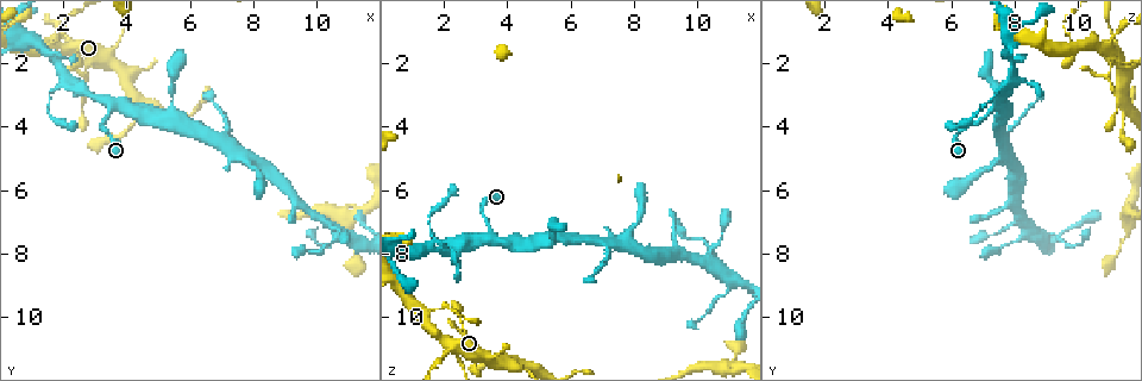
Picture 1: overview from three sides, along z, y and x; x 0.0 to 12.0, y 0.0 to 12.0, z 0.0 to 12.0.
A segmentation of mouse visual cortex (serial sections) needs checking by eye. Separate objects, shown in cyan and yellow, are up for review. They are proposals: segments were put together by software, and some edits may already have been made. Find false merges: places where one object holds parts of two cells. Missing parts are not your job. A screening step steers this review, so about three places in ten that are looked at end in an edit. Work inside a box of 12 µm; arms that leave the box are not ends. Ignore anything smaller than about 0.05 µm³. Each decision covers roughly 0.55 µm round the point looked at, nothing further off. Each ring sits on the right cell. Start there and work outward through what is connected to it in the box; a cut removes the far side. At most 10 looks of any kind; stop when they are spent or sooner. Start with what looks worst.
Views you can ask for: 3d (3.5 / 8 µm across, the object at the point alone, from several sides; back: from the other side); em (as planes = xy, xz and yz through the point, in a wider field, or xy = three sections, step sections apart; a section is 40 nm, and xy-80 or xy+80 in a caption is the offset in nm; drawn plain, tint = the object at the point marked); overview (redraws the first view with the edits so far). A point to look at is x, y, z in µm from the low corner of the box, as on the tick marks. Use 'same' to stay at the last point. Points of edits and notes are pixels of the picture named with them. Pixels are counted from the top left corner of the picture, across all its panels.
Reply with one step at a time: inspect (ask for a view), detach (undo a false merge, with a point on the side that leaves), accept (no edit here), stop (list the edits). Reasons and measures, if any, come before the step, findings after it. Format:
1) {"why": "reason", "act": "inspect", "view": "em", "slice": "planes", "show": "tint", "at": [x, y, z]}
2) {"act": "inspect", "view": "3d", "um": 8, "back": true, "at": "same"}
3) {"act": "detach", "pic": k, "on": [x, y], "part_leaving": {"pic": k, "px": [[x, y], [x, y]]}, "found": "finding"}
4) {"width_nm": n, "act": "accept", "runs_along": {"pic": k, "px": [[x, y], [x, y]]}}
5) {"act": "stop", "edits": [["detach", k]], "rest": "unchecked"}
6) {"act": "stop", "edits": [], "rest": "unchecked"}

{"why": "a fork", "act": "inspect", "view": "3d", "um": 3.5, "at": [2.5, 2.7, 7.8]}

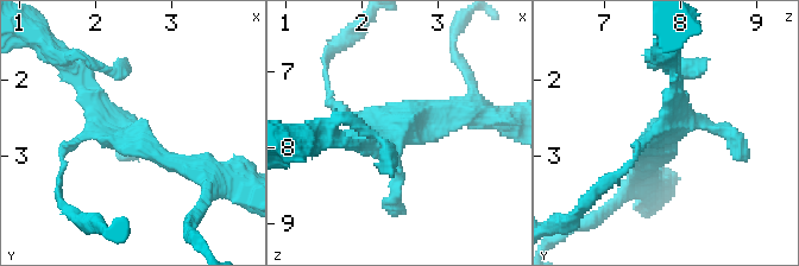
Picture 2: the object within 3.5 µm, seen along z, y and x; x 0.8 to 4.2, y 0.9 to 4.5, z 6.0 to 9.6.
{"why": "shape alone is not enough", "act": "inspect", "view": "em", "slice": "planes", "show": "tint", "at": [2.45, 2.75, 7.80]}

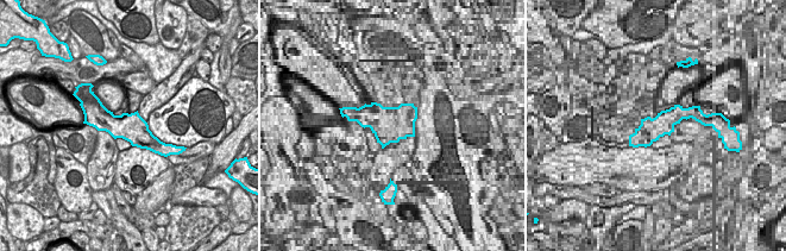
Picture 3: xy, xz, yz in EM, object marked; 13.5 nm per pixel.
{"act": "inspect", "view": "em", "slice": "xy", "step": 5, "show": "tint", "at": "same"}

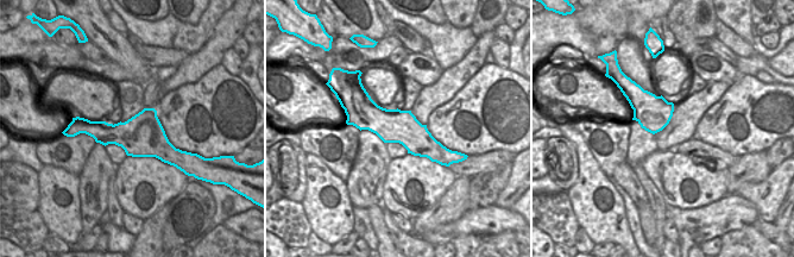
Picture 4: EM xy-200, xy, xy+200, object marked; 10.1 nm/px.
{"act": "accept", "runs_along": {"pic": 4, "px": [[351, 112], [402, 126], [445, 152]]}, "found": "continuous, no second cell"}

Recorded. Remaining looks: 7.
{"why": "three-way junction", "act": "inspect", "view": "3d", "um": 3.5, "at": [1.3, 1.4, 9.9]}

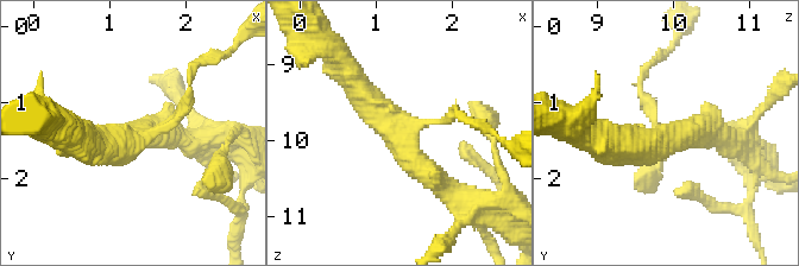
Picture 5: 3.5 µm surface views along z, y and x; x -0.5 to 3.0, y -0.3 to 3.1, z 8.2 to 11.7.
{"arms": 3, "arm_widths_nm": [150, 300, 400], "why": "need the tissue", "act": "inspect", "view": "em", "slice": "xy", "step": 3, "show": "tint", "at": [1.35, 1.40, 9.90]}

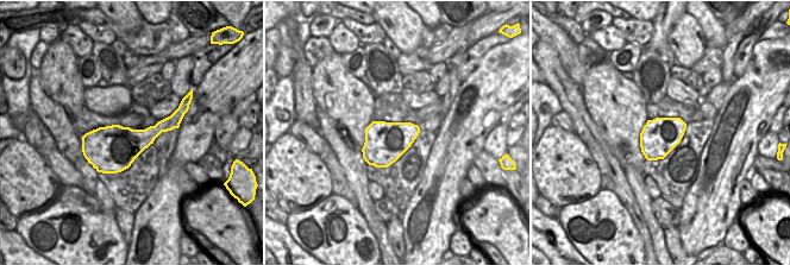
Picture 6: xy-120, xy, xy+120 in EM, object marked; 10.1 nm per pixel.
{"act": "accept", "runs_along": {"pic": 5, "px": [[455, 196], [350, 77]]}, "found": "continuous, no second cell"}

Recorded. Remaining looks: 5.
{"act": "inspect", "view": "3d", "um": 3.5, "at": [3.9, 1.0, 11.0]}

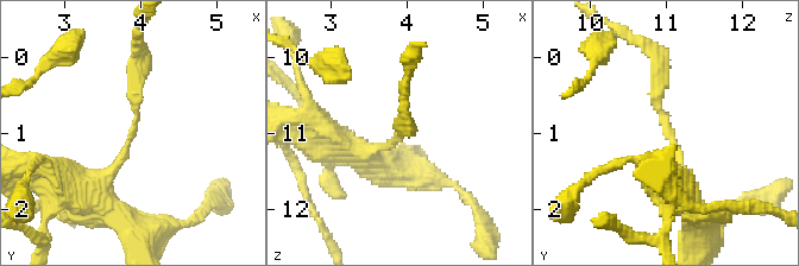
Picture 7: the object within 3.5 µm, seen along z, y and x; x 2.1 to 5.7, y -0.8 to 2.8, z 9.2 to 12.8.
{"arm_widths_nm": [200, 300], "why": "now the EM", "act": "inspect", "view": "em", "slice": "planes", "show": "tint", "at": [3.85, 1.05, 11.05]}

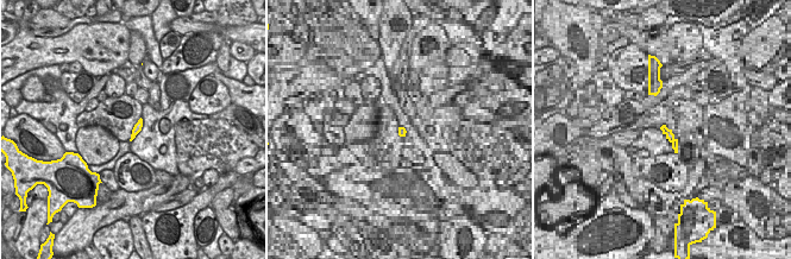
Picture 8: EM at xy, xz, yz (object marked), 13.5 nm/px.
{"why": "cut it another way", "act": "inspect", "view": "em", "slice": "xy", "step": 5, "show": "tint", "at": "same"}

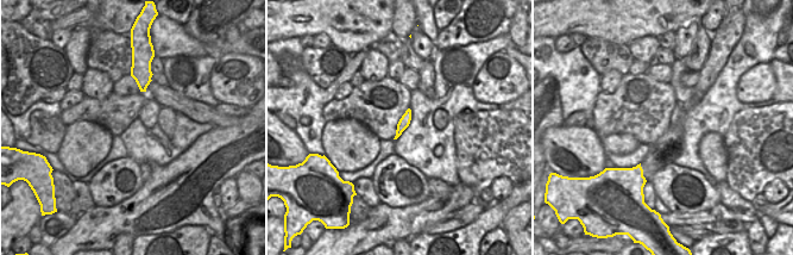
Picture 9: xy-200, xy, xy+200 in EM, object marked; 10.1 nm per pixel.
{"act": "detach", "pic": 7, "on": [662, 121], "found": "two cells meet here"}

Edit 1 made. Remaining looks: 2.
{"act": "stop", "edits": [["detach", 7]], "rest": "unchecked"}

